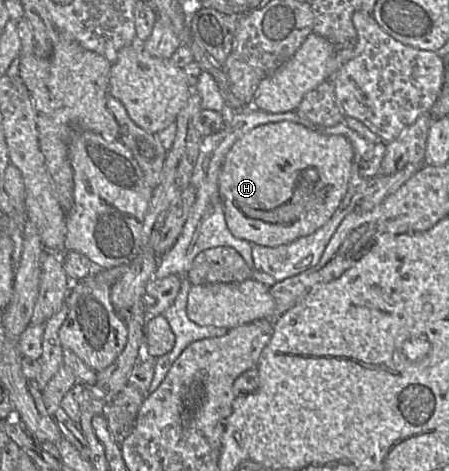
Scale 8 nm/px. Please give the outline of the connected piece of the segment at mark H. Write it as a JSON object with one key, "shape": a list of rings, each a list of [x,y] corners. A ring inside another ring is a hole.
{"shape":[[[290,121],[268,123],[252,129],[231,147],[220,170],[219,193],[223,204],[227,227],[235,237],[246,240],[251,244],[258,244],[266,247],[285,245],[300,237],[311,235],[331,218],[343,199],[351,174],[353,157],[354,151],[350,141],[341,135],[325,135]]]}

